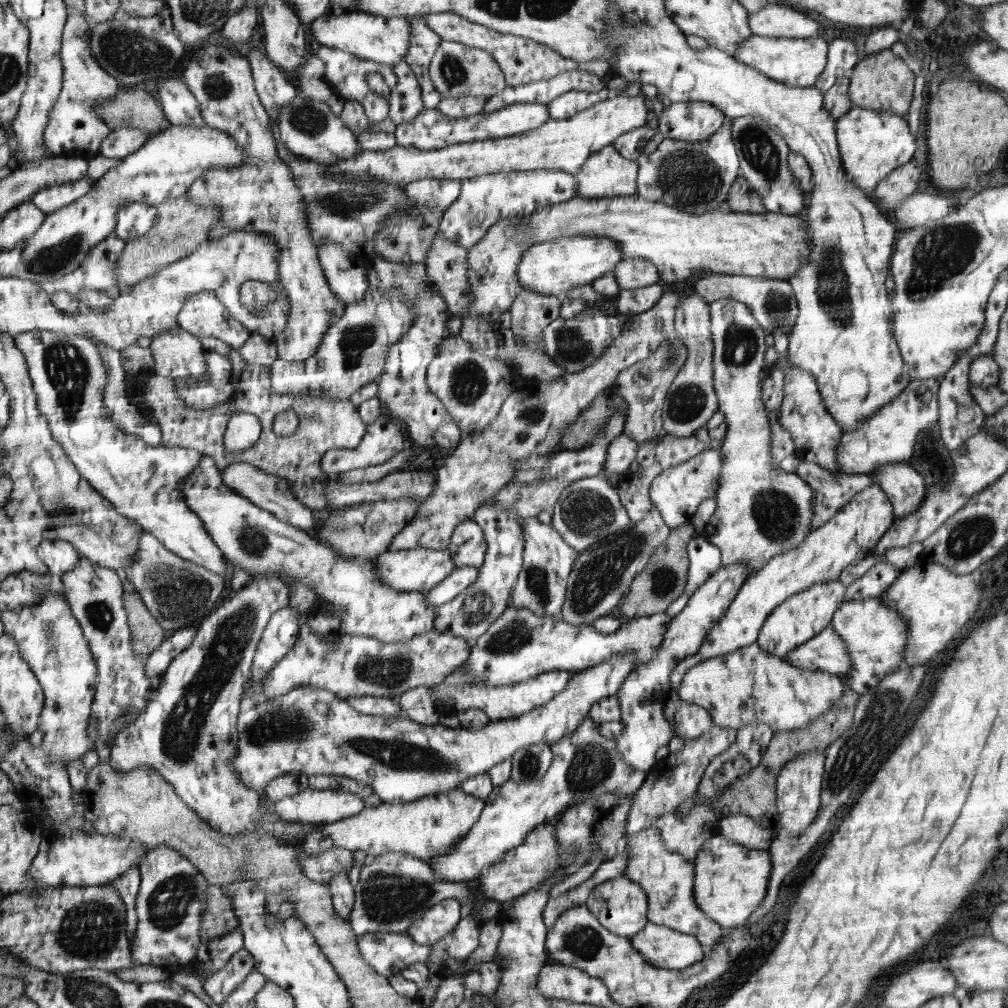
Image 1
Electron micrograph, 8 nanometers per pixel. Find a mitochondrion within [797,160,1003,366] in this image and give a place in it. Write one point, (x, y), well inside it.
(943, 252)

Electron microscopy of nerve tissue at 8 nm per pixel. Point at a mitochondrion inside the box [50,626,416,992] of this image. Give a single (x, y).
(91, 929)

